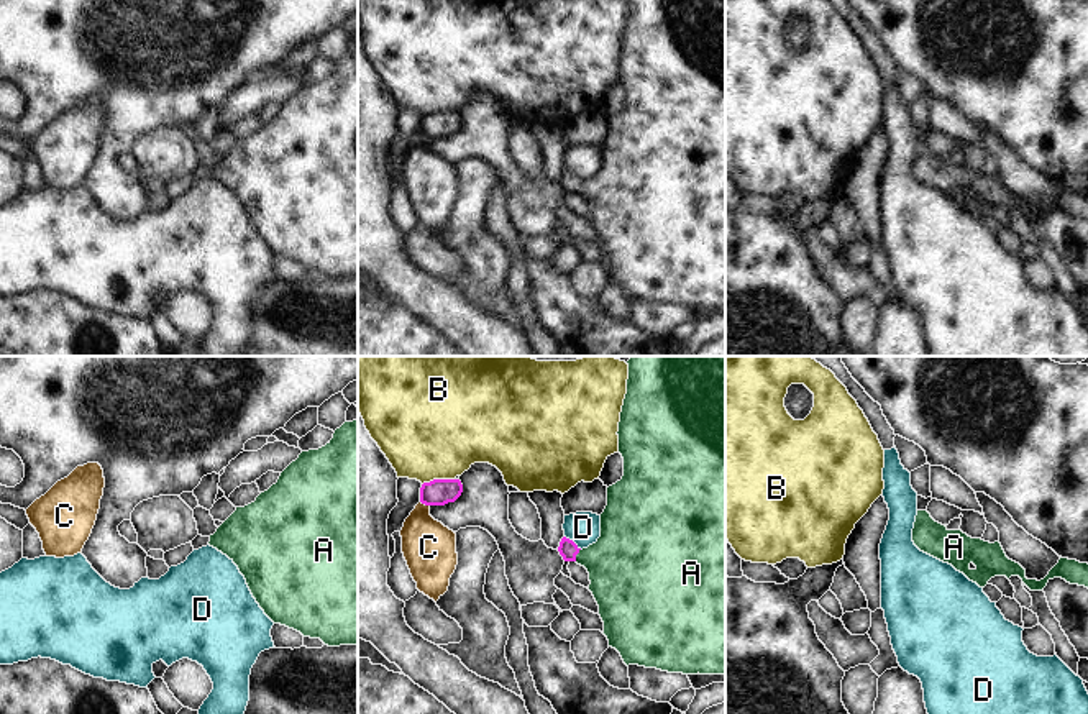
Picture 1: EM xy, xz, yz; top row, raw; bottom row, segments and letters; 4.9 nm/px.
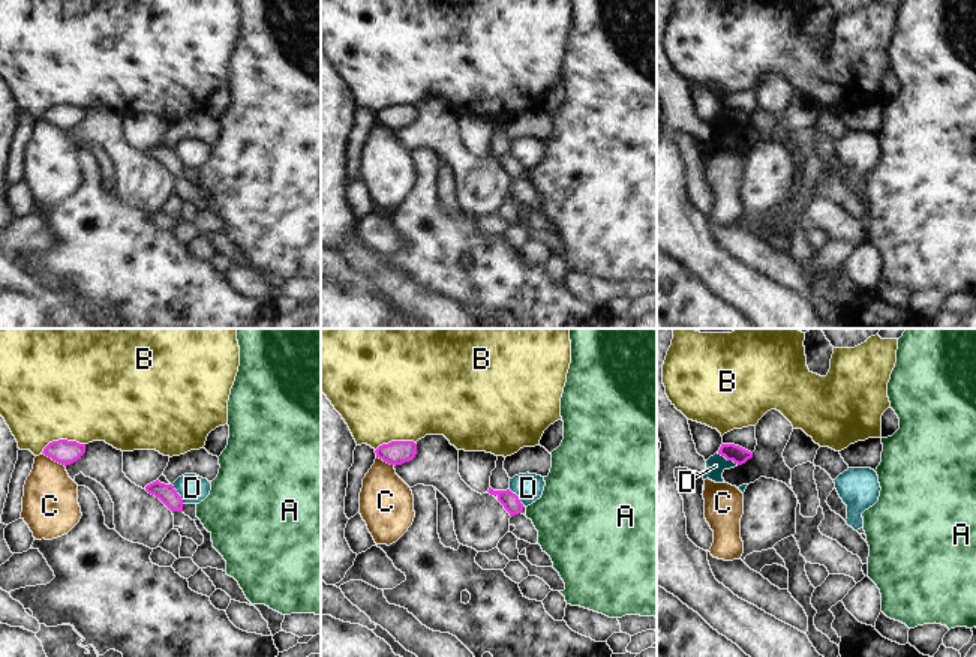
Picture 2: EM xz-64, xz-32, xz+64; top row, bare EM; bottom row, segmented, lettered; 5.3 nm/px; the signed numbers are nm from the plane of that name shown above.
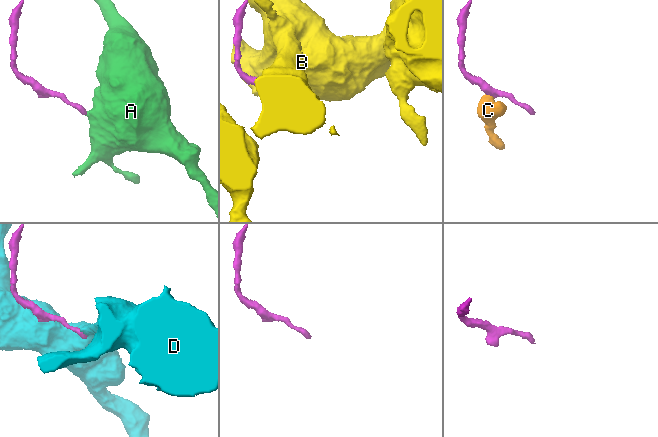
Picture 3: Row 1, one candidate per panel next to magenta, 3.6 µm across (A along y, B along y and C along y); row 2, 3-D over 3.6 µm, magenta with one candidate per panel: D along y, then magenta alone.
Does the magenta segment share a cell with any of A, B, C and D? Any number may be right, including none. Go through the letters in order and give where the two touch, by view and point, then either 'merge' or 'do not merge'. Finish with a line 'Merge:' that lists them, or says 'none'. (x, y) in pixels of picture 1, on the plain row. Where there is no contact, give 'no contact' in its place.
A: xz (576, 186) | merge
B: xz (437, 112) | do not merge
C: xz (425, 137) | do not merge
D: xz (571, 173) | do not merge
Merge: A

